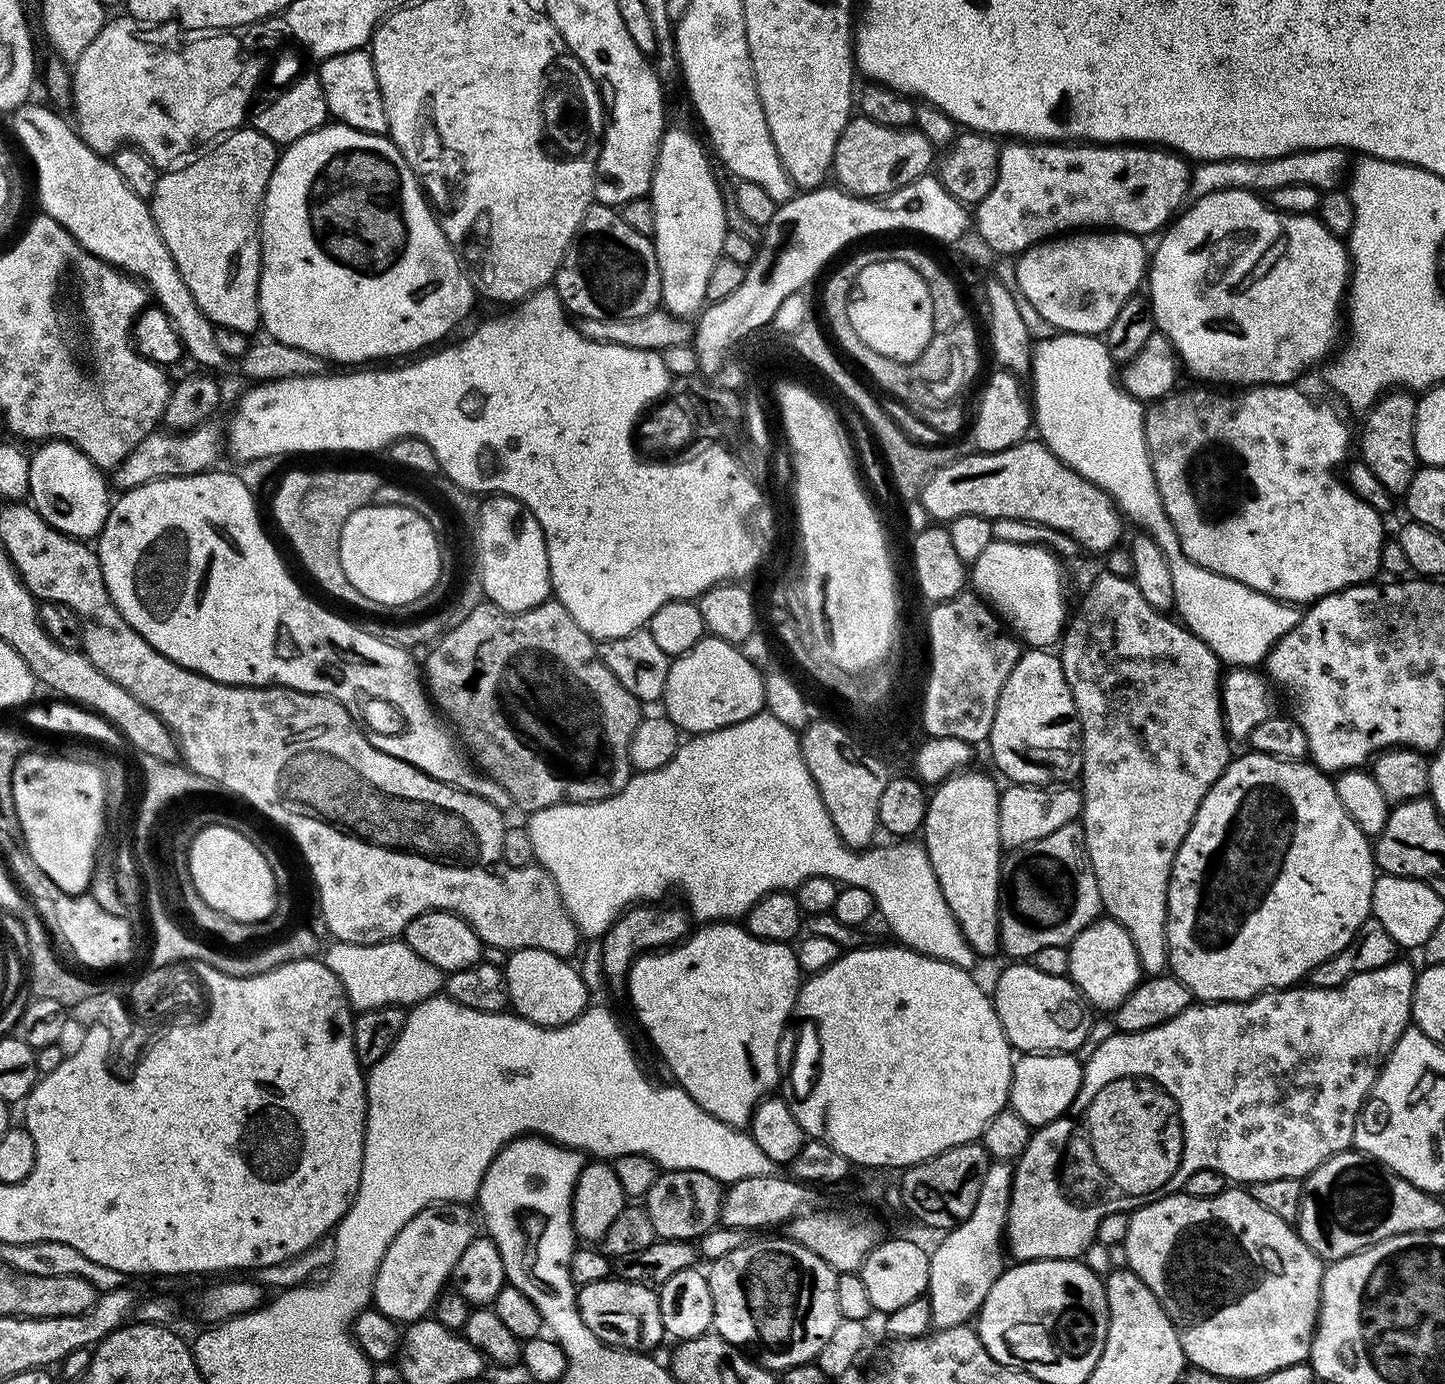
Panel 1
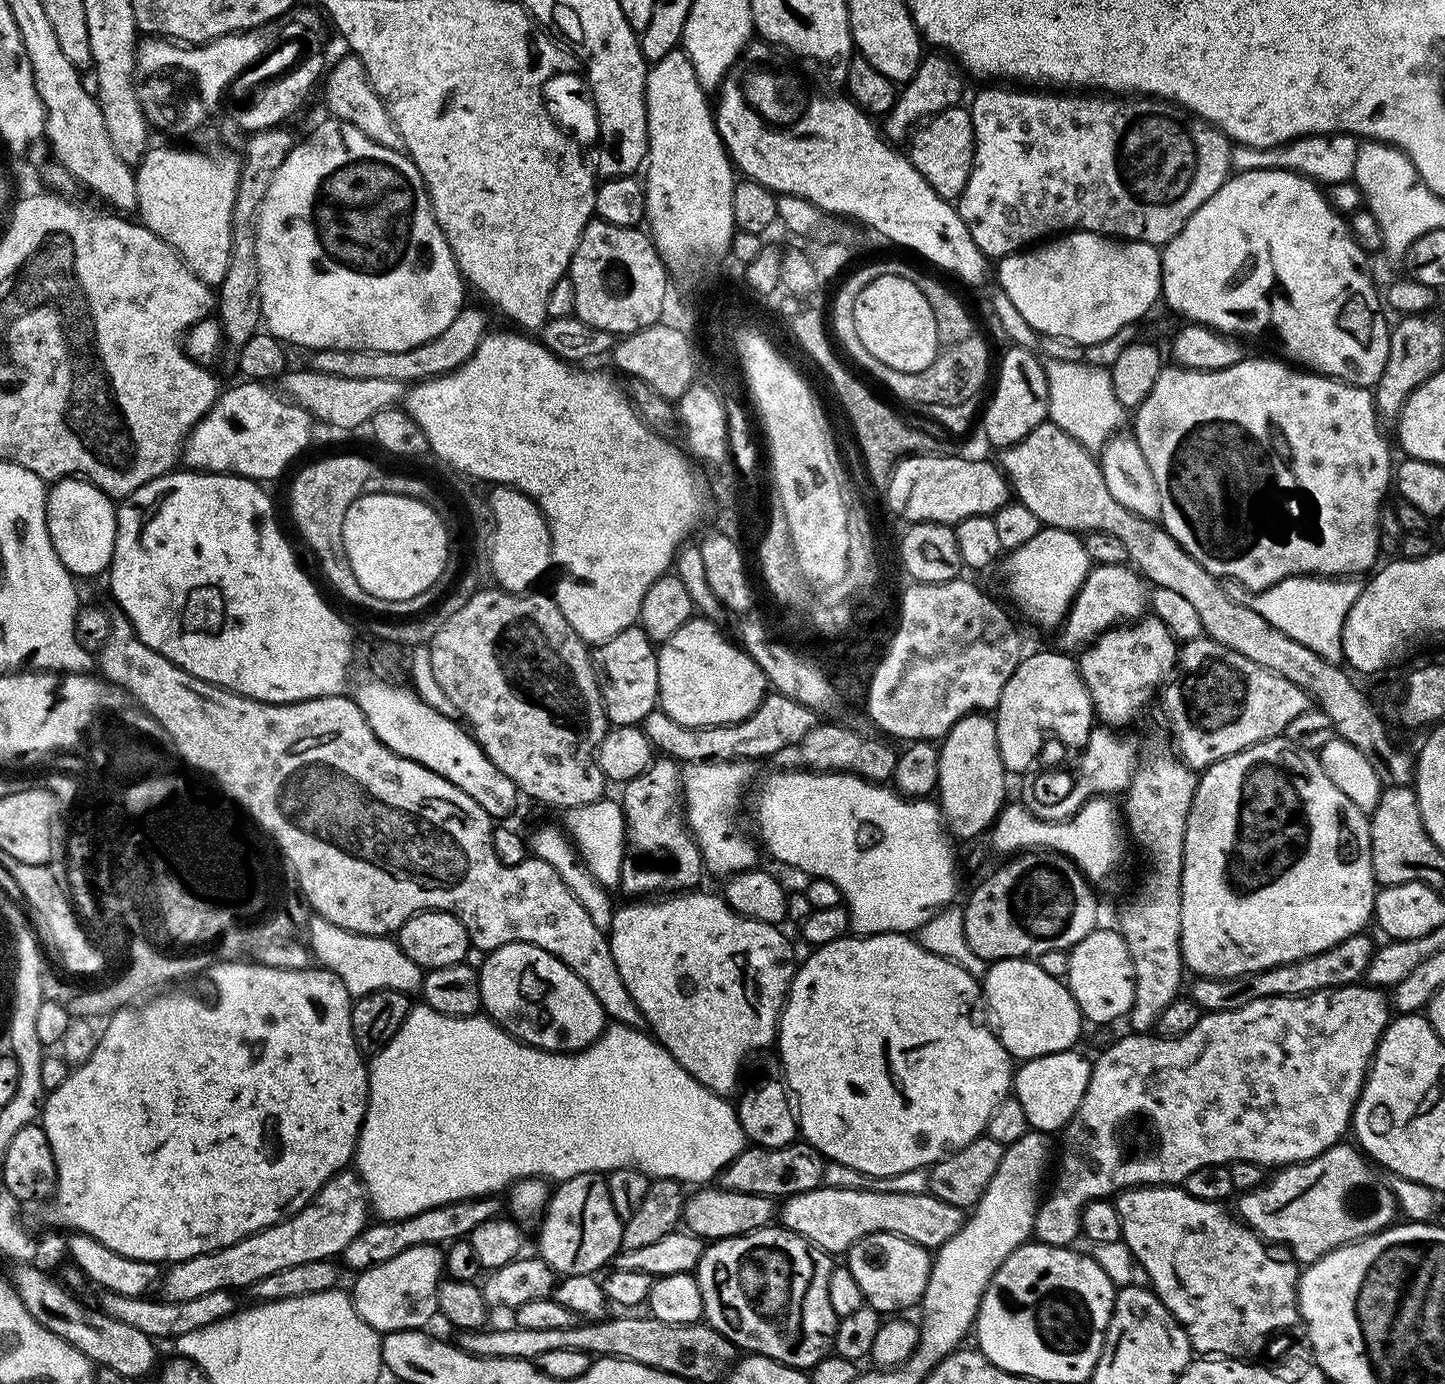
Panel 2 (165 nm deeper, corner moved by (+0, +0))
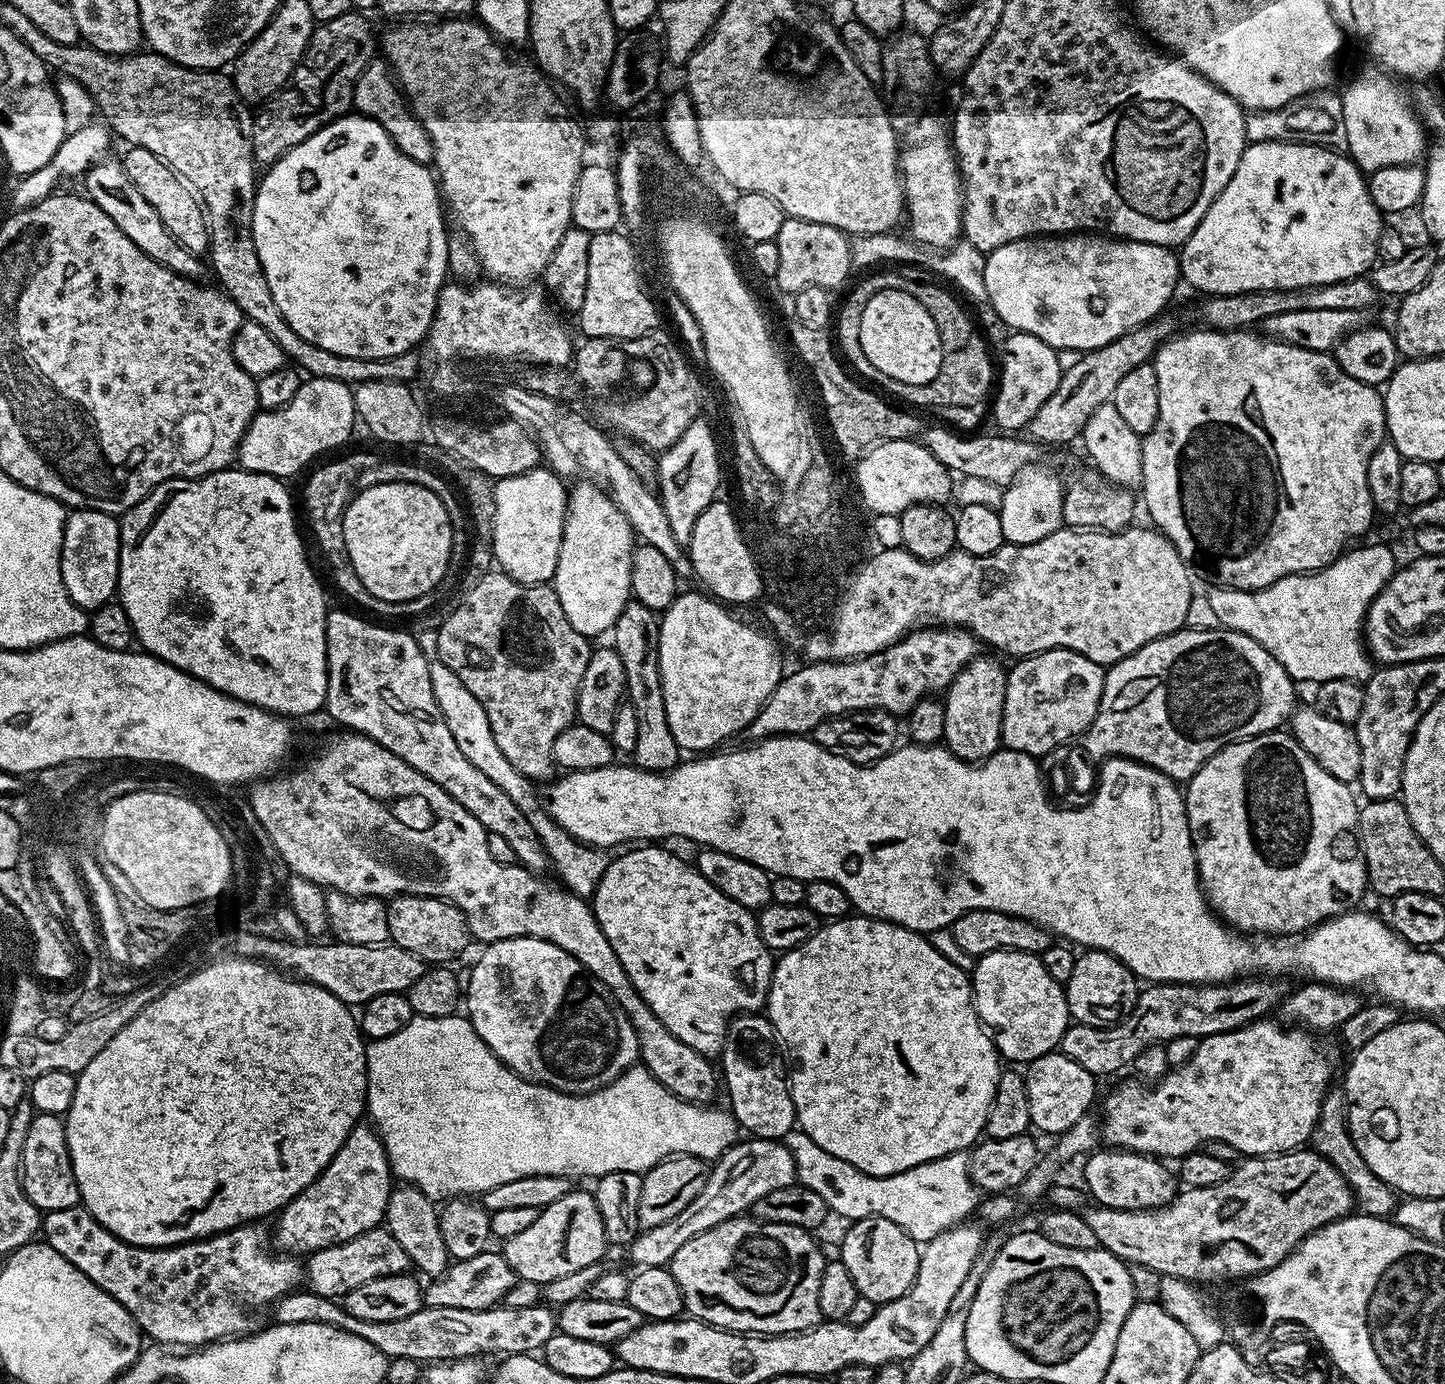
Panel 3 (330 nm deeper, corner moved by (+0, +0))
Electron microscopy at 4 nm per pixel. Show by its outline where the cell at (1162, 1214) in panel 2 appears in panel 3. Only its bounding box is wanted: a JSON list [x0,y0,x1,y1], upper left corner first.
[1084,1150,1178,1211]

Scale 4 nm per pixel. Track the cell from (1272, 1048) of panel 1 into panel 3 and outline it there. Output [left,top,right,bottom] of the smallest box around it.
[1102,1018,1328,1158]

